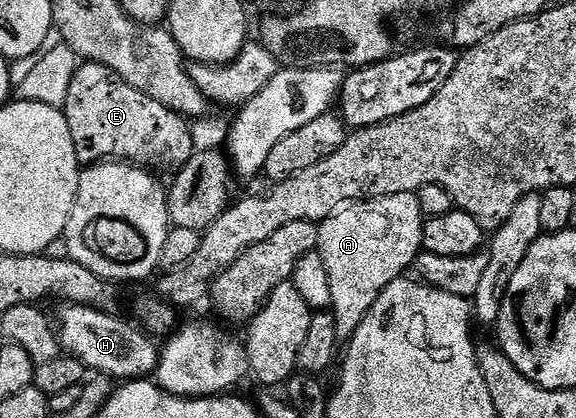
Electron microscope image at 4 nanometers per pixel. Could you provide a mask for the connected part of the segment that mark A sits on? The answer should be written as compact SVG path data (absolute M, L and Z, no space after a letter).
M404 191L354 201L319 223L317 250L321 252L327 275L331 277L331 310L342 341L348 341L355 329L359 329L381 291L416 264L423 251L426 218L420 194Z

